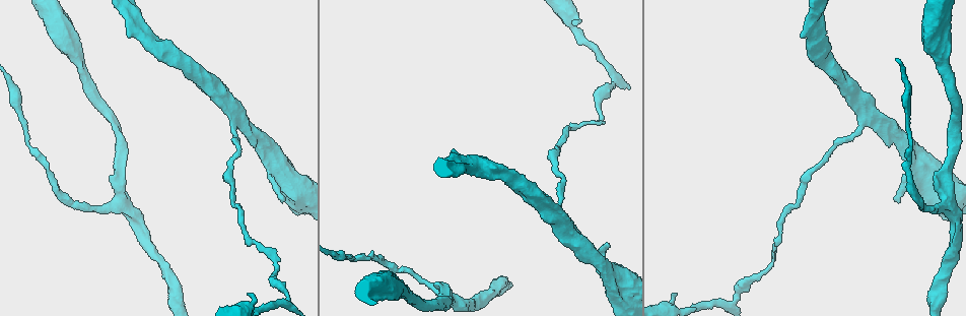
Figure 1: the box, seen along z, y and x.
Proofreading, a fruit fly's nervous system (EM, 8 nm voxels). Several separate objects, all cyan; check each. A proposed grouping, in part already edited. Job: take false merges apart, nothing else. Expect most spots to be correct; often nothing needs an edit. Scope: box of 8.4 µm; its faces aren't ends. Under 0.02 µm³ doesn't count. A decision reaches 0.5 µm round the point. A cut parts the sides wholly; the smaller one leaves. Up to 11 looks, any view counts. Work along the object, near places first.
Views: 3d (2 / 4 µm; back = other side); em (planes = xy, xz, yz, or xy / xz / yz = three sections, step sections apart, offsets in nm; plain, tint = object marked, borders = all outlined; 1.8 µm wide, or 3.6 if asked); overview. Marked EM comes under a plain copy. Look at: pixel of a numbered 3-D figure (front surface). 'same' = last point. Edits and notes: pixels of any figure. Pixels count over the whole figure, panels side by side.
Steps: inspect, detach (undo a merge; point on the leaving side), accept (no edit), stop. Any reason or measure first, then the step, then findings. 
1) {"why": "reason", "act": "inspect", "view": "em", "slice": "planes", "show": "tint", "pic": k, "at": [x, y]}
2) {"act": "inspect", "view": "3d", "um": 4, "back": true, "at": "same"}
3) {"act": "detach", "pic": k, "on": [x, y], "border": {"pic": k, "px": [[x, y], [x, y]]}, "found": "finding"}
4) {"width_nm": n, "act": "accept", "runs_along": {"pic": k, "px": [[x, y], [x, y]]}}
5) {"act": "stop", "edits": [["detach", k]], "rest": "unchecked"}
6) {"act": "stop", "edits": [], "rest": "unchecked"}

{"why": "calibre changes", "act": "inspect", "view": "3d", "um": 4, "back": true, "pic": 1, "at": [613, 272]}

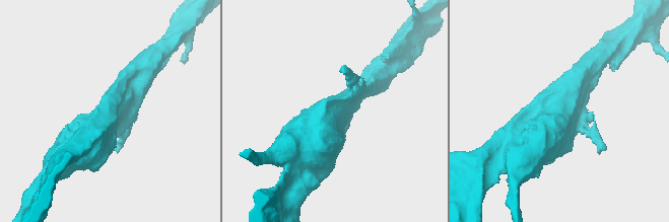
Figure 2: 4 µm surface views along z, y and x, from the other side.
{"why": "now the EM", "act": "inspect", "view": "em", "um": 3.6, "slice": "planes", "show": "tint", "pic": 2, "at": [335, 111]}

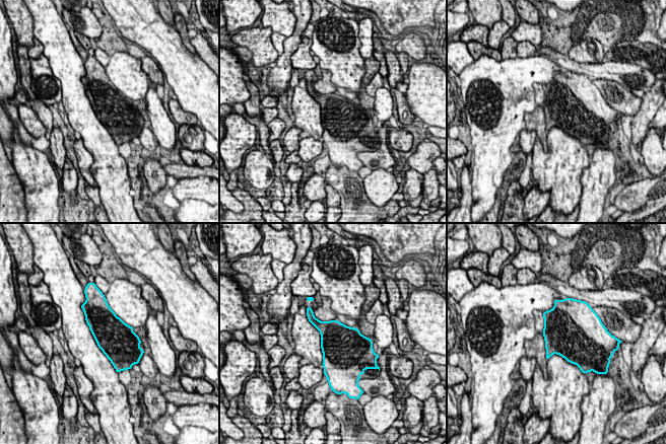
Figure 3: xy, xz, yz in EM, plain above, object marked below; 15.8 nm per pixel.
{"width_nm": 550, "act": "accept", "found": "continuous, no second cell"}

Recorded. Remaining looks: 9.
{"why": "three-way junction", "act": "inspect", "view": "em", "slice": "xy", "step": 8, "show": "tint", "pic": 1, "at": [869, 115]}

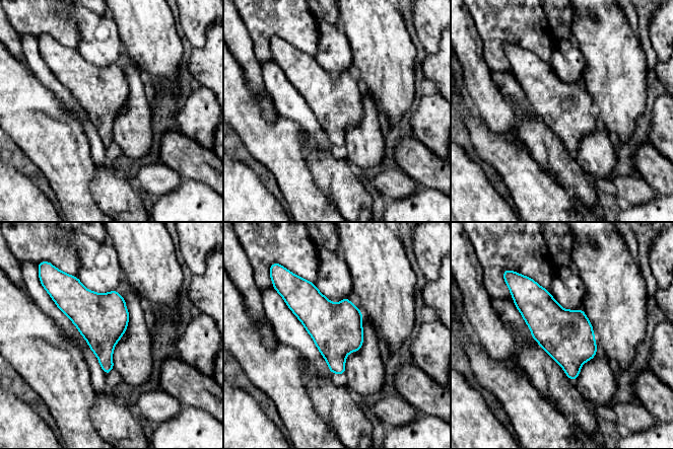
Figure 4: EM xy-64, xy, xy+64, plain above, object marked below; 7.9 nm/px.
{"act": "inspect", "view": "em", "slice": "planes", "show": "tint", "at": "same"}

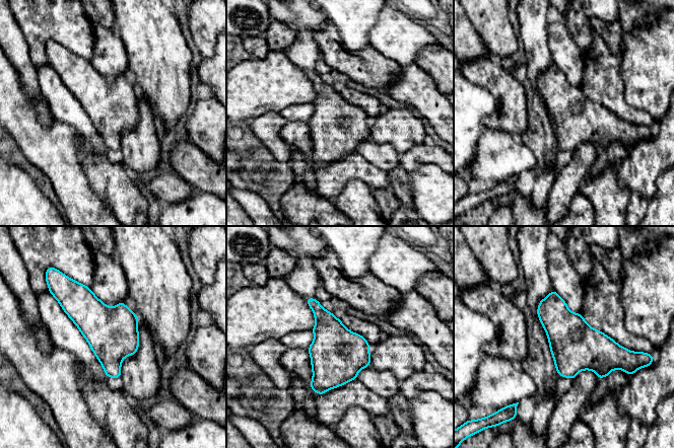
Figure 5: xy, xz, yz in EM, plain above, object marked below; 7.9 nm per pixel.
{"act": "accept", "found": "all the same cell"}

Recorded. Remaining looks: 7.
{"act": "inspect", "view": "em", "um": 3.6, "slice": "planes", "show": "tint", "pic": 1, "at": [474, 163]}

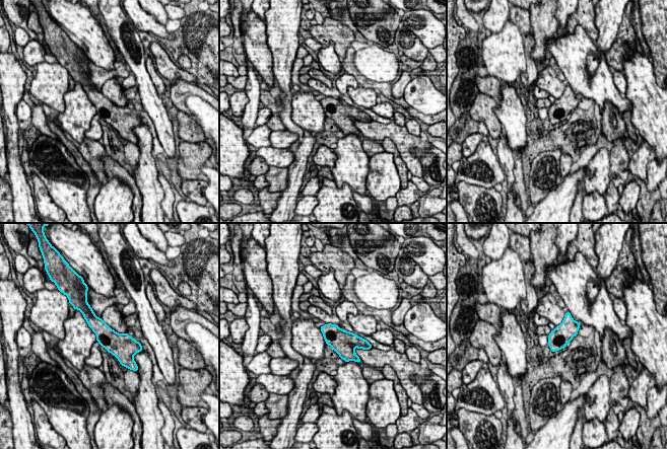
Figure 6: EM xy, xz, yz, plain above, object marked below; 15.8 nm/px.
{"act": "accept", "found": "all the same cell"}

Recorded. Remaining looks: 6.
{"why": "branch point", "act": "inspect", "view": "em", "slice": "planes", "show": "borders", "pic": 1, "at": [120, 200]}

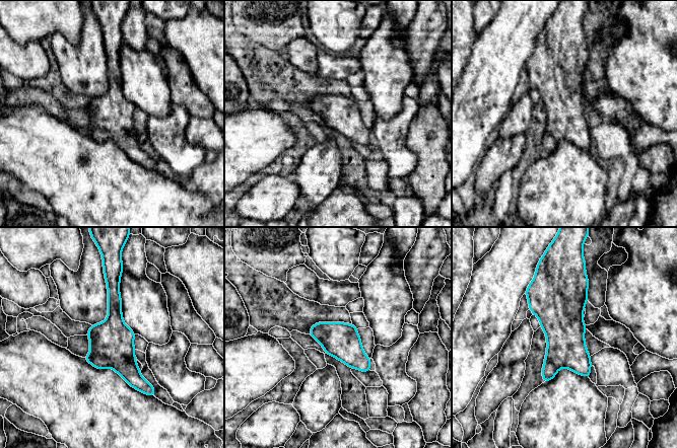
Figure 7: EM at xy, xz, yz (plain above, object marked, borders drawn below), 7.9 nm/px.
{"act": "accept", "runs_along": {"pic": 7, "px": [[116, 280], [115, 350], [145, 390]]}, "found": "one cell here"}

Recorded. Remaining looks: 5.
{"act": "stop", "edits": [], "rest": "unchecked"}

